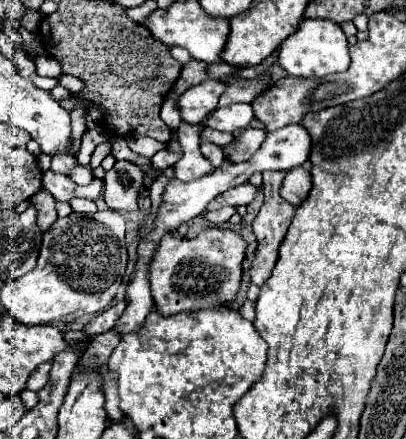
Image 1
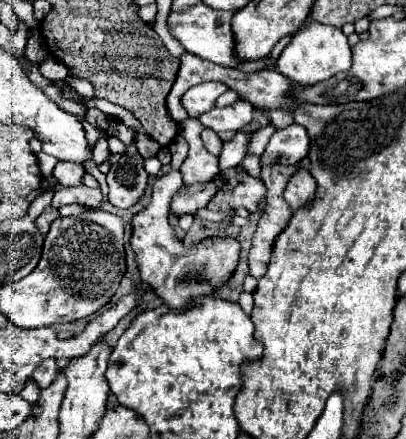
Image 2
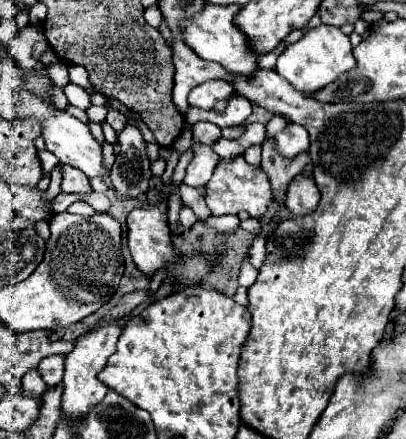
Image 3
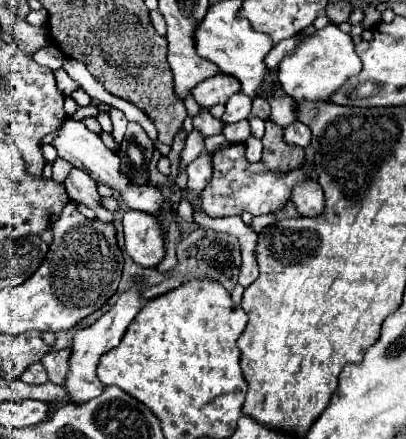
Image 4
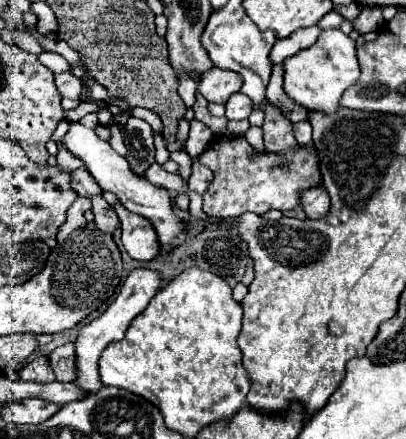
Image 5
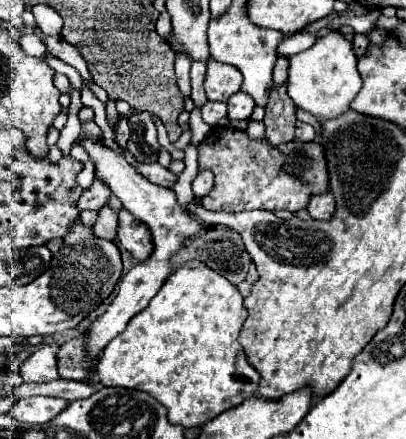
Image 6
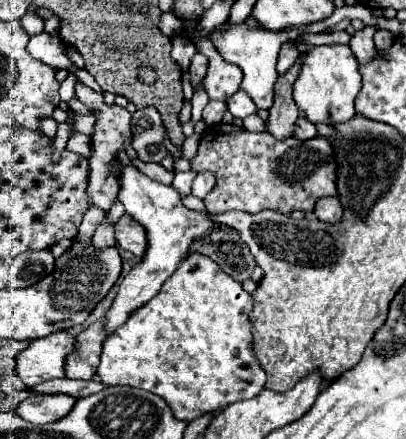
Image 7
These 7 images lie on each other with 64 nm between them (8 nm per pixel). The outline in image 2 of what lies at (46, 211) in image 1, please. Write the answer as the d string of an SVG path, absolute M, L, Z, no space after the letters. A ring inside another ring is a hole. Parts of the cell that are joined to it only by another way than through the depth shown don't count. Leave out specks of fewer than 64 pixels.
M54 208L44 210L44 212L36 218L36 228L46 236L46 234L48 234L48 230L50 230L50 222L52 222L56 216L58 216L58 210L54 210Z

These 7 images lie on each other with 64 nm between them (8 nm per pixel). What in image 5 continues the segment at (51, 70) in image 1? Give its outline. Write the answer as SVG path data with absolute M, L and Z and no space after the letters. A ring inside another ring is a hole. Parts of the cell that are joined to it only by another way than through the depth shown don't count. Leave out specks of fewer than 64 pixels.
M62 72L62 74L54 74L54 82L56 82L58 92L62 92L62 96L72 98L76 102L82 102L80 100L80 94L82 94L82 82L80 82L80 78L72 76L70 72Z

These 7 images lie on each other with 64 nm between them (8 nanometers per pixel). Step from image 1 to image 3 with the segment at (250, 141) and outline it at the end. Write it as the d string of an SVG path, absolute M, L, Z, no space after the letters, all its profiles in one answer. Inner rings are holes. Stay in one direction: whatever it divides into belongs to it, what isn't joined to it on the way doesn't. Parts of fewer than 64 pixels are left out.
M274 114L272 116L272 120L266 124L266 138L272 138L272 136L276 136L280 130L284 130L286 128L286 124L288 124L290 120L284 116L284 114Z

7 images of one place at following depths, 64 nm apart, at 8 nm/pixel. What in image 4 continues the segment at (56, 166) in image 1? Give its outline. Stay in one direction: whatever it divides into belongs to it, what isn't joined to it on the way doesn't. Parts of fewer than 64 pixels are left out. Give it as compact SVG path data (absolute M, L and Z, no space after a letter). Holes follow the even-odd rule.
M72 168L72 172L66 178L66 188L68 188L68 194L76 202L80 202L80 204L84 204L84 206L88 206L88 208L92 208L96 212L96 220L100 220L104 224L112 224L114 222L114 212L106 210L100 204L102 198L98 194L98 186L84 170Z

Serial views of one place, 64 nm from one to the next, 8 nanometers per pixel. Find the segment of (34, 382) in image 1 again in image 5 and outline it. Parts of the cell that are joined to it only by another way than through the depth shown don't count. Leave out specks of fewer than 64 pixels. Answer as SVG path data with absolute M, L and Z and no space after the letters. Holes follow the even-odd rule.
M68 342L50 352L52 368L56 372L56 380L74 382L76 380L76 344Z

